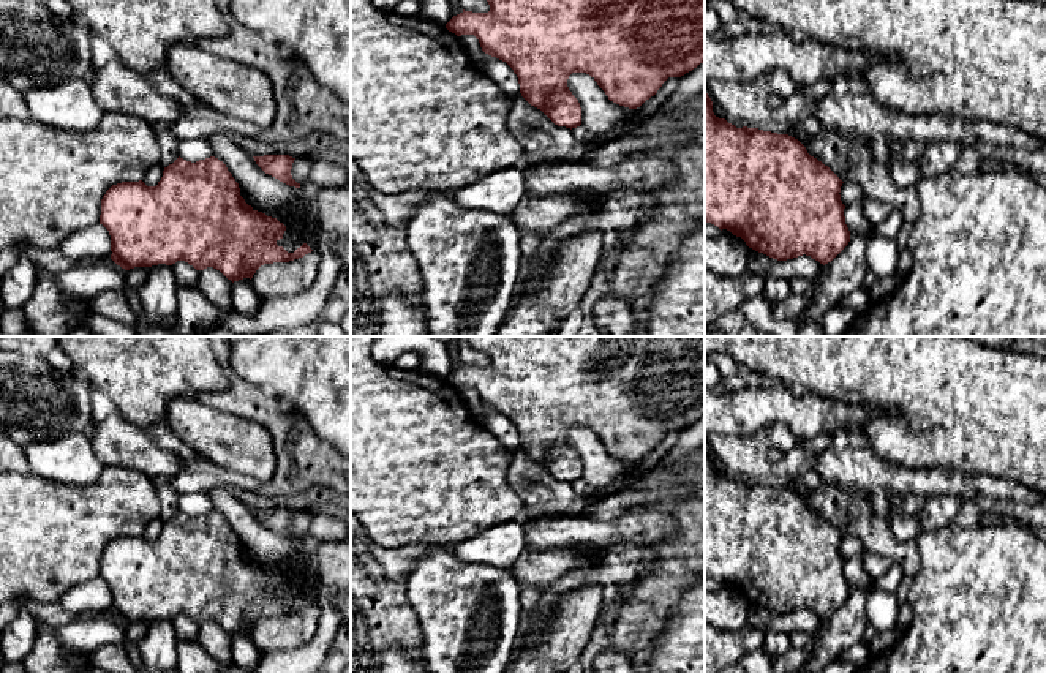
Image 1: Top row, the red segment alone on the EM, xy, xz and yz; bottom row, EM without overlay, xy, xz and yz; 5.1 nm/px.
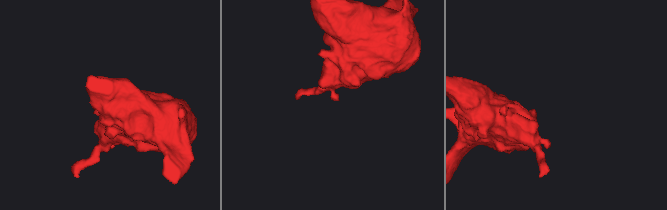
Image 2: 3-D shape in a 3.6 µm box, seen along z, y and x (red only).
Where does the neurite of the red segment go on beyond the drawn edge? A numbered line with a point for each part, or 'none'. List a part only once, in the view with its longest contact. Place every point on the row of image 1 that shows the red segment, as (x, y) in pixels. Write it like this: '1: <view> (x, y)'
none

